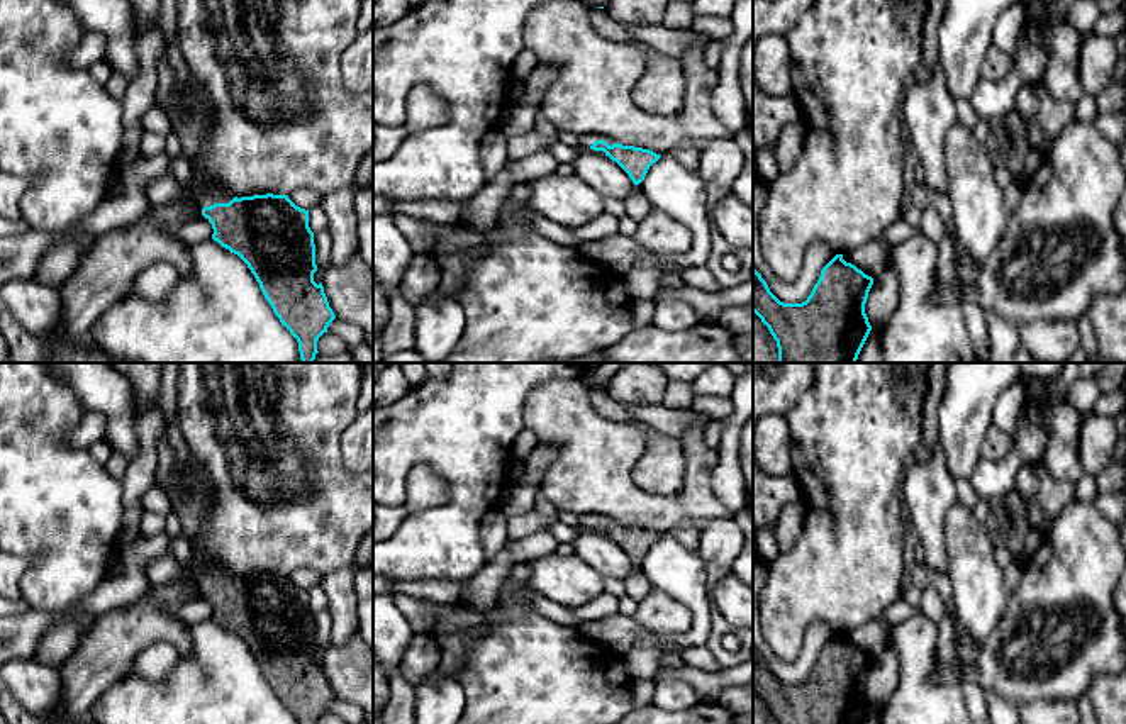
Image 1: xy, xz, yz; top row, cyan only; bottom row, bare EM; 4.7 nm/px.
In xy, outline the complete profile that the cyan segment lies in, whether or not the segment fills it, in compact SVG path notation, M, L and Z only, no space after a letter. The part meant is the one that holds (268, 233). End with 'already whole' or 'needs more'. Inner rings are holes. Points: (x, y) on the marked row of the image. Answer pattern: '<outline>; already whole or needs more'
M207 187L198 205L212 224L212 239L237 254L251 270L259 288L290 334L298 343L300 363L314 363L319 337L336 319L322 283L314 281L315 244L309 227L309 210L297 207L288 195L231 197L220 187Z; needs more

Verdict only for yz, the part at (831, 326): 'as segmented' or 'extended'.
as segmented

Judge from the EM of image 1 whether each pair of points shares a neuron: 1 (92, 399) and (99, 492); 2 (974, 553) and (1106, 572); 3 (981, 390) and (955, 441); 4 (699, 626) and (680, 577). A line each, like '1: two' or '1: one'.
1: two
2: two
3: one
4: one

